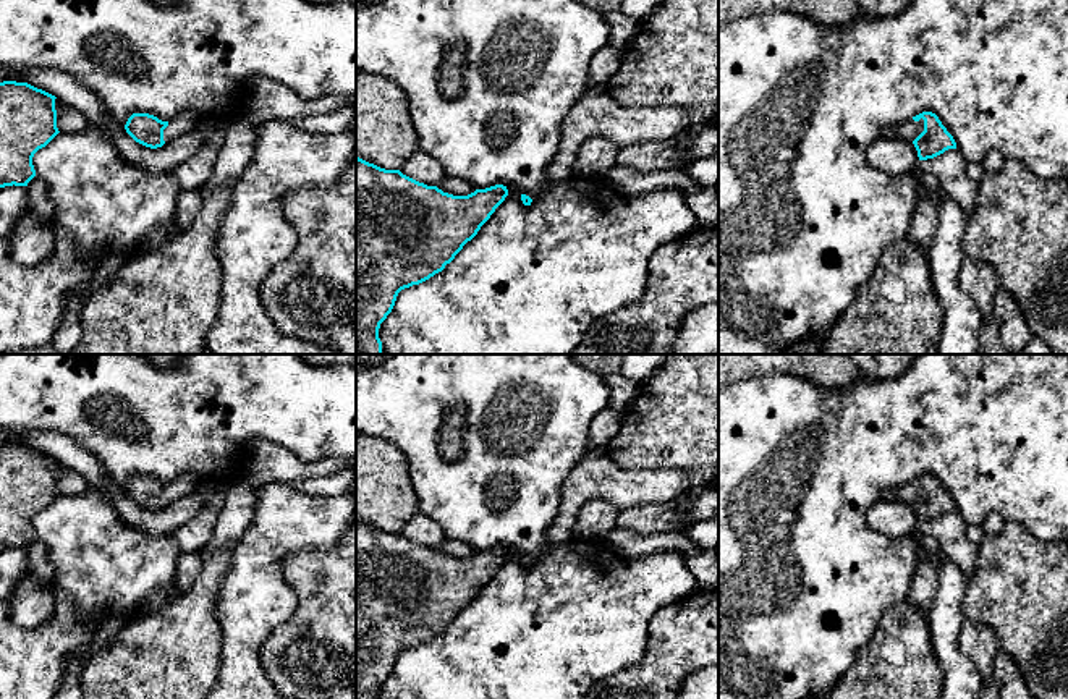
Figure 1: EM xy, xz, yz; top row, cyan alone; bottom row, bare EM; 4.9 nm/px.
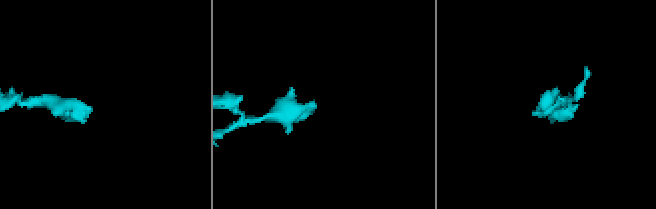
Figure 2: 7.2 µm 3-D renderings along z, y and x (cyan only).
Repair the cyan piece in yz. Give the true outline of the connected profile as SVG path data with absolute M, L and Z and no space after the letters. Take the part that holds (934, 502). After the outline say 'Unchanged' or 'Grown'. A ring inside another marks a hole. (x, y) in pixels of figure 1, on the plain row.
M922 474L905 485L892 489L880 500L913 505L919 523L934 521L948 511L956 511L953 498L932 474Z. Grown

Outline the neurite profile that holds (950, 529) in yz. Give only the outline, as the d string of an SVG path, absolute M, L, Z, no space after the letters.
M948 511L943 516L918 523L911 537L926 532L937 539L940 555L958 566L958 570L969 579L976 571L979 544L973 544L966 537L966 521L958 511Z

